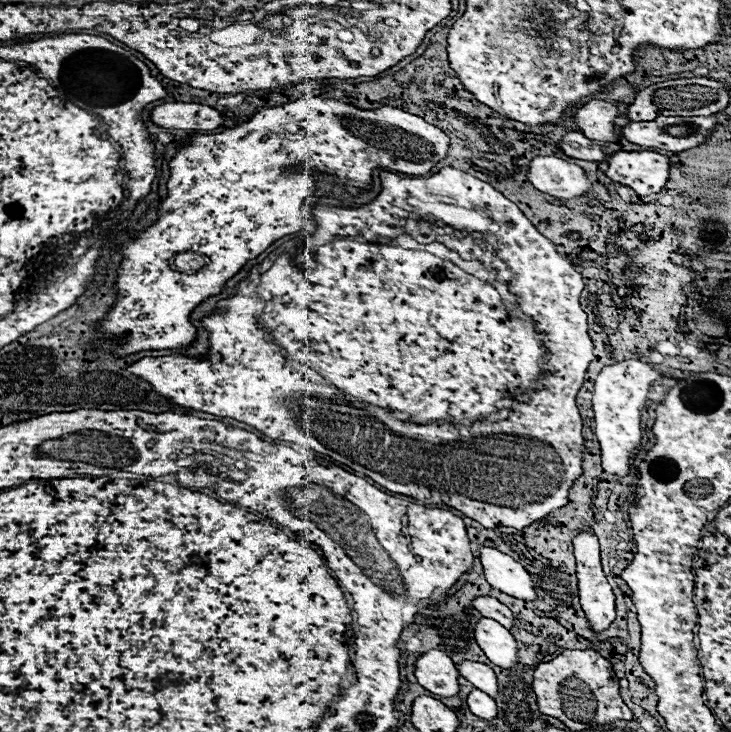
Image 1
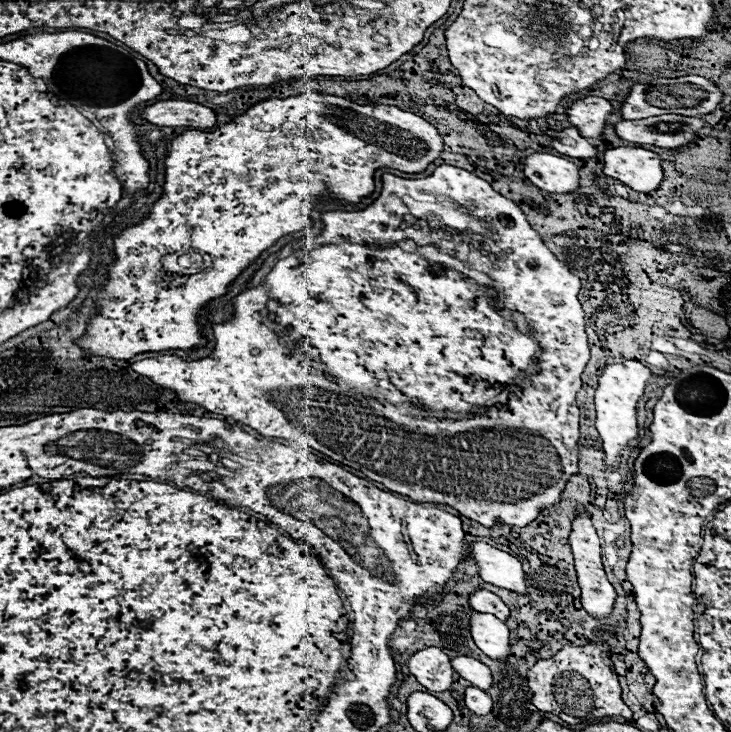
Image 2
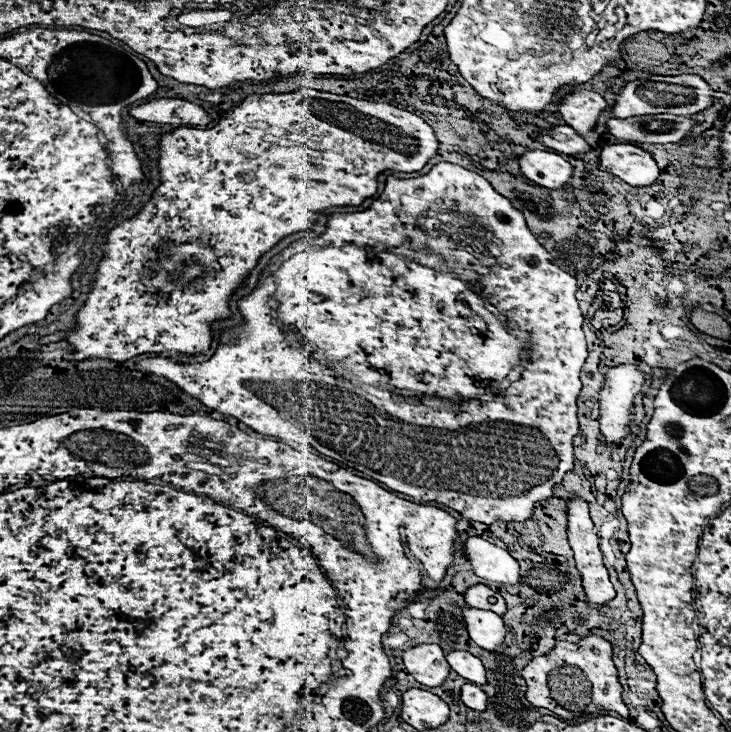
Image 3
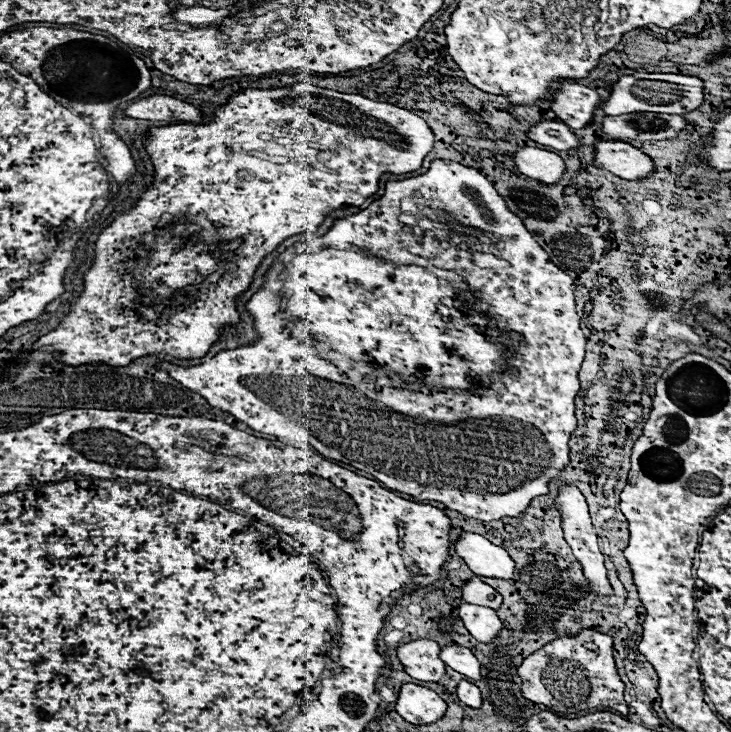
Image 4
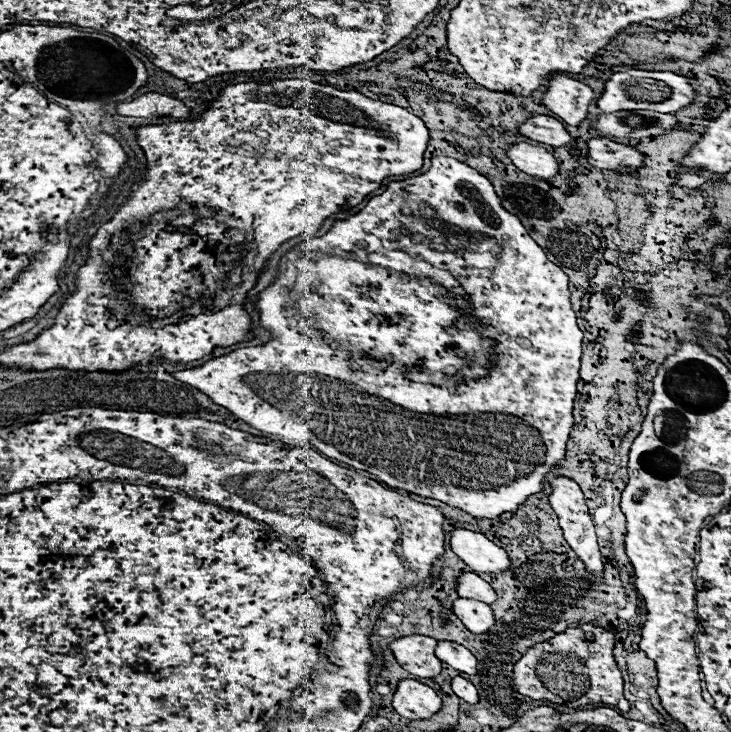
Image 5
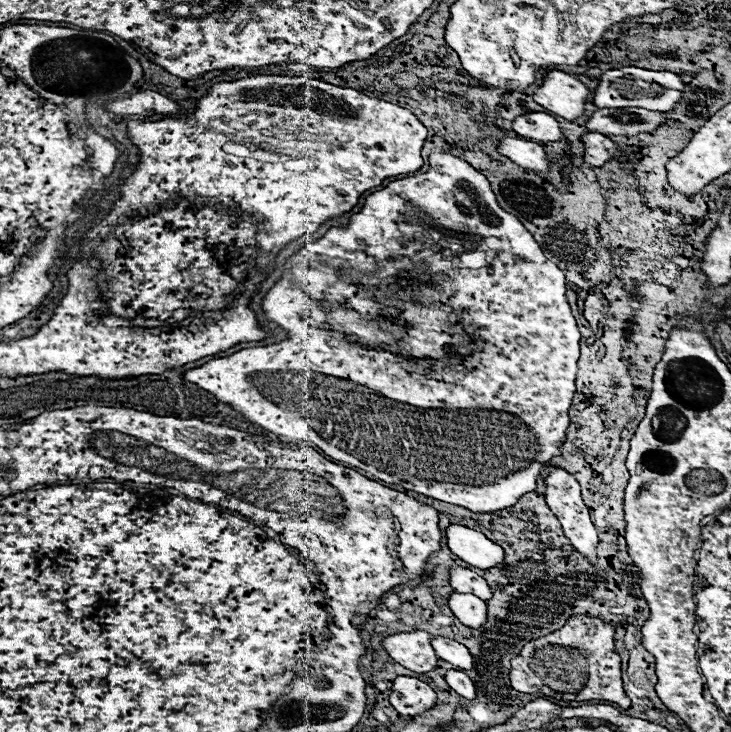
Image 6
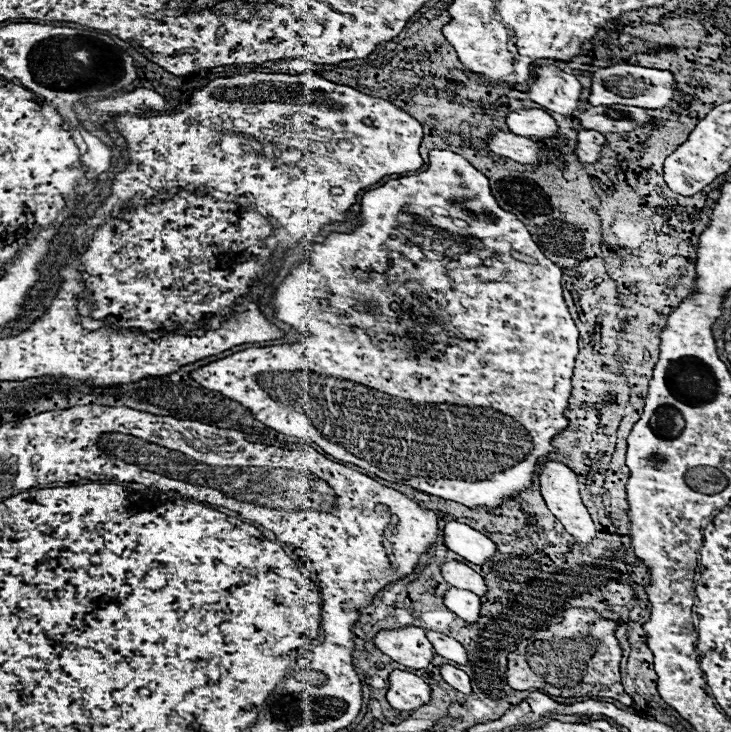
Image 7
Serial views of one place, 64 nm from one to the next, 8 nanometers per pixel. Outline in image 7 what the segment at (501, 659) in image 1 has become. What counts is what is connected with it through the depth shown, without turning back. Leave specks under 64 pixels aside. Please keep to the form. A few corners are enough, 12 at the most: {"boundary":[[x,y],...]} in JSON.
{"boundary":[[448,586],[444,604],[466,622],[480,616],[480,596]]}

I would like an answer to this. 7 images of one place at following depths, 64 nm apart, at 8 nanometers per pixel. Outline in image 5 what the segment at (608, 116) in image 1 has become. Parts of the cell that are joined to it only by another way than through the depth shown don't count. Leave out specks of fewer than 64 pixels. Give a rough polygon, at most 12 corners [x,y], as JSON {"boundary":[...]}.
{"boundary":[[566,76],[550,78],[540,98],[566,124],[578,126],[594,92]]}

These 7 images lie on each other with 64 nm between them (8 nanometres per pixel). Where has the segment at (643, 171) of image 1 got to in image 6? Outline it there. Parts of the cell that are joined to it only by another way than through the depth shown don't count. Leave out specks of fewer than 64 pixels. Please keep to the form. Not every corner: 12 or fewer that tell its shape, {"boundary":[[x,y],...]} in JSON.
{"boundary":[[586,132],[584,162],[602,166],[622,156],[616,144],[602,134]]}

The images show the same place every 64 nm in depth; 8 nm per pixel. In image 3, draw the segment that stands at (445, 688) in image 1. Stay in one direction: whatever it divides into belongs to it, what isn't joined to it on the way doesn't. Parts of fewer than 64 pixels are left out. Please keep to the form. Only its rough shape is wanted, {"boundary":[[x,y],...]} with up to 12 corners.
{"boundary":[[438,644],[402,652],[406,672],[440,686],[450,666]]}

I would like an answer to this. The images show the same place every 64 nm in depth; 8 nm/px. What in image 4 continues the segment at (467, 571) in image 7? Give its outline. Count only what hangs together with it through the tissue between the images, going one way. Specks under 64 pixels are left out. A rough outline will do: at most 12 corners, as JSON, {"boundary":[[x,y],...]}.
{"boundary":[[472,576],[462,586],[462,600],[500,608],[502,596]]}

